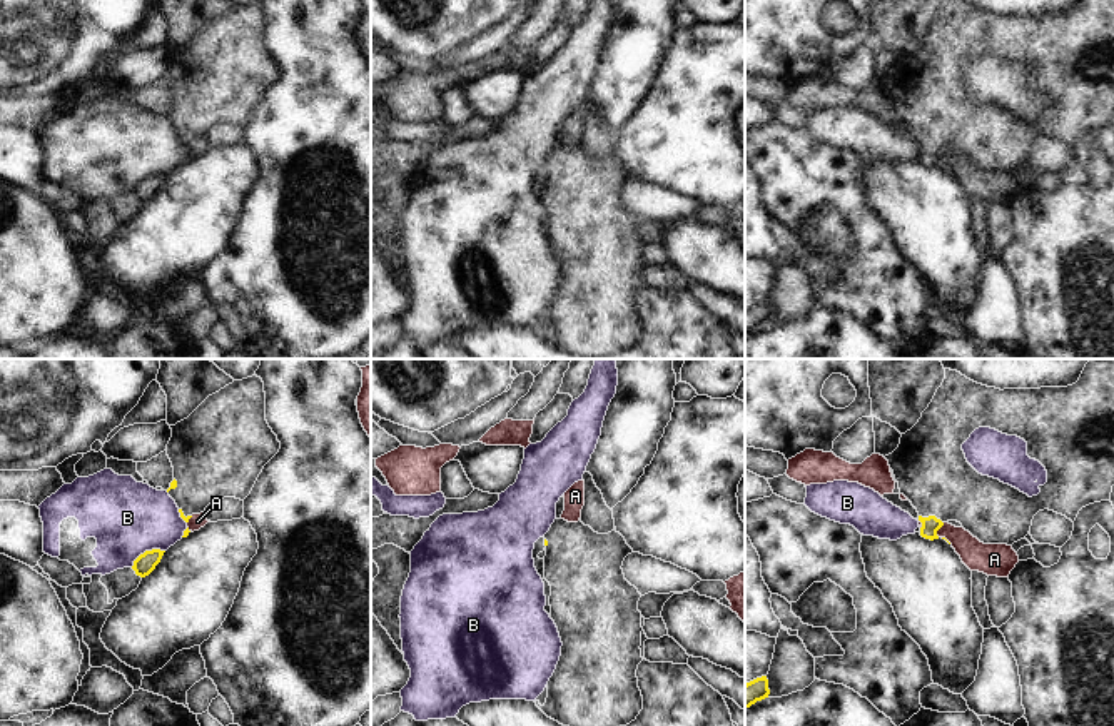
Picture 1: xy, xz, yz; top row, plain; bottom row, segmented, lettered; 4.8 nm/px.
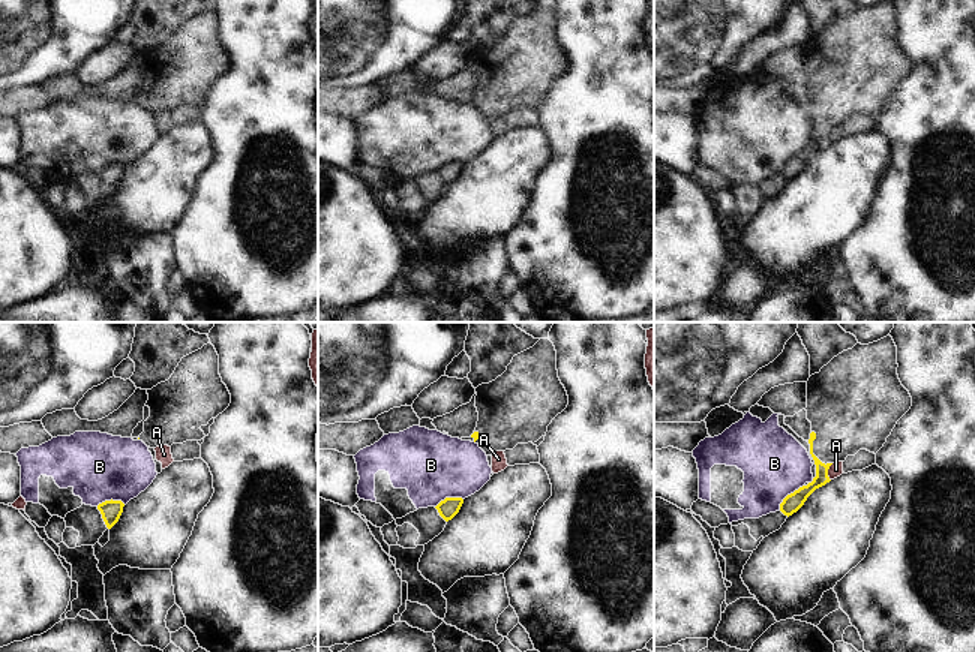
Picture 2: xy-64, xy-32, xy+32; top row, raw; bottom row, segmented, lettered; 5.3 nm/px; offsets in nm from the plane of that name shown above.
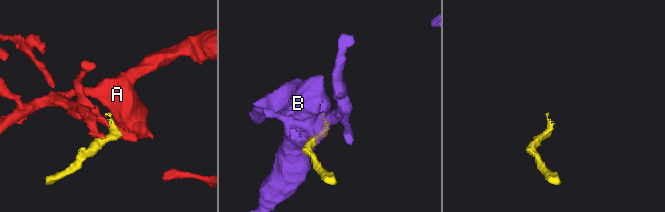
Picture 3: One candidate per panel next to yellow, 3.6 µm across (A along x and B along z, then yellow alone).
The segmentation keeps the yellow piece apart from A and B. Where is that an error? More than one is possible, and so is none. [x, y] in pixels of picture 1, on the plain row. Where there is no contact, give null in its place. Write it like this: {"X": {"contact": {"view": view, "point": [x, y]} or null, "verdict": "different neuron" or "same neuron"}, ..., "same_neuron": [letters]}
{"A": {"contact": {"view": "yz", "point": [939, 154]}, "verdict": "different neuron"}, "B": {"contact": {"view": "xy", "point": [146, 177]}, "verdict": "different neuron"}, "same_neuron": []}

